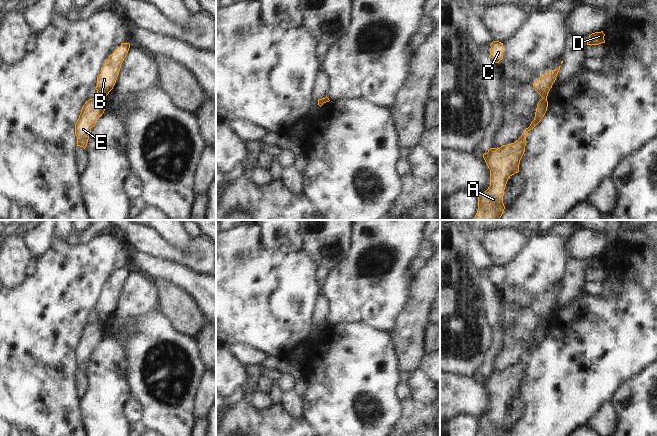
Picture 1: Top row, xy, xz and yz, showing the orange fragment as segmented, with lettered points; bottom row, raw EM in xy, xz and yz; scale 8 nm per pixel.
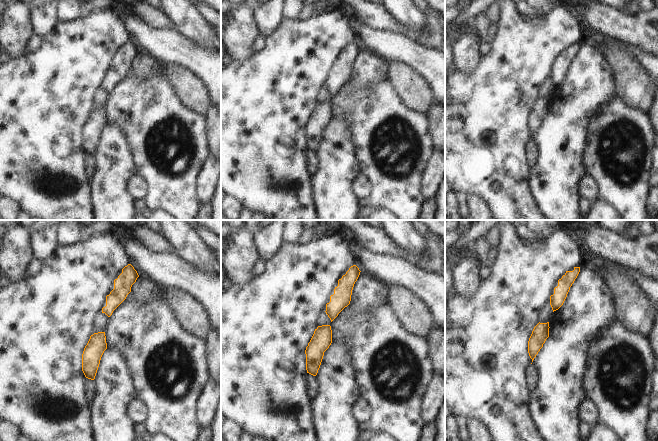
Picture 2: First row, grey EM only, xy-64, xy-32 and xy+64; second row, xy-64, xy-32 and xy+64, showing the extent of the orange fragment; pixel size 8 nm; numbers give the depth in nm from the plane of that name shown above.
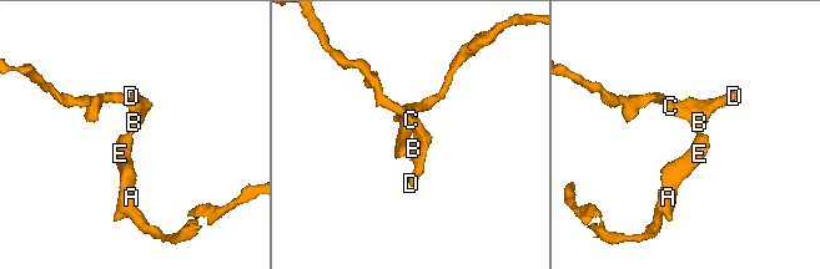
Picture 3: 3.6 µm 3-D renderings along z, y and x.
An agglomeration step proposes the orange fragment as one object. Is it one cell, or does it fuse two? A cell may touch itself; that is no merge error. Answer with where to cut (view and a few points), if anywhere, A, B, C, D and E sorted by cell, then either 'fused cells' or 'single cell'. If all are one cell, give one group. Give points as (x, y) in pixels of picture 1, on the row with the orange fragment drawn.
yz (546, 96), (542, 98) | A E / B C D | fused cells

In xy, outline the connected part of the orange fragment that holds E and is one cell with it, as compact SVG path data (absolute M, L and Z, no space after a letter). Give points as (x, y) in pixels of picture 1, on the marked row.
M99 96L85 102L75 124L77 146L86 148L91 128L95 126L104 111L103 99Z

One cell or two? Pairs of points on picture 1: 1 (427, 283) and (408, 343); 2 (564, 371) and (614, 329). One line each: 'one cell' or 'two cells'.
1: one cell
2: one cell

